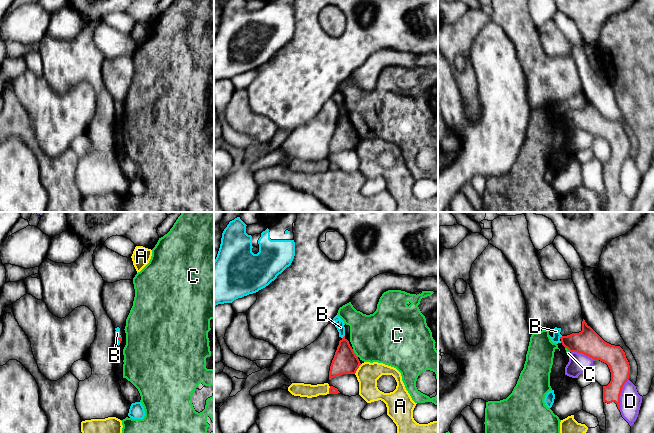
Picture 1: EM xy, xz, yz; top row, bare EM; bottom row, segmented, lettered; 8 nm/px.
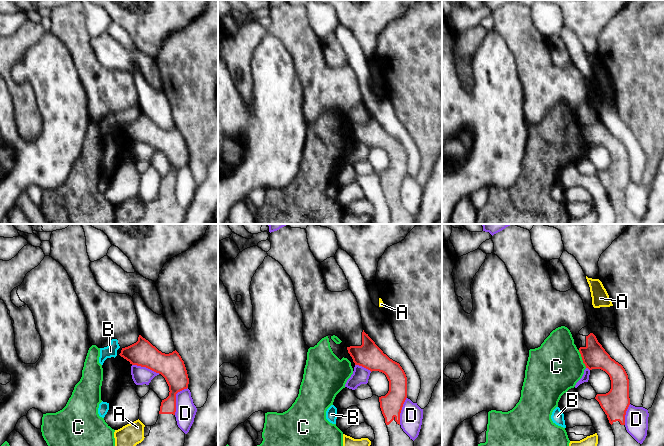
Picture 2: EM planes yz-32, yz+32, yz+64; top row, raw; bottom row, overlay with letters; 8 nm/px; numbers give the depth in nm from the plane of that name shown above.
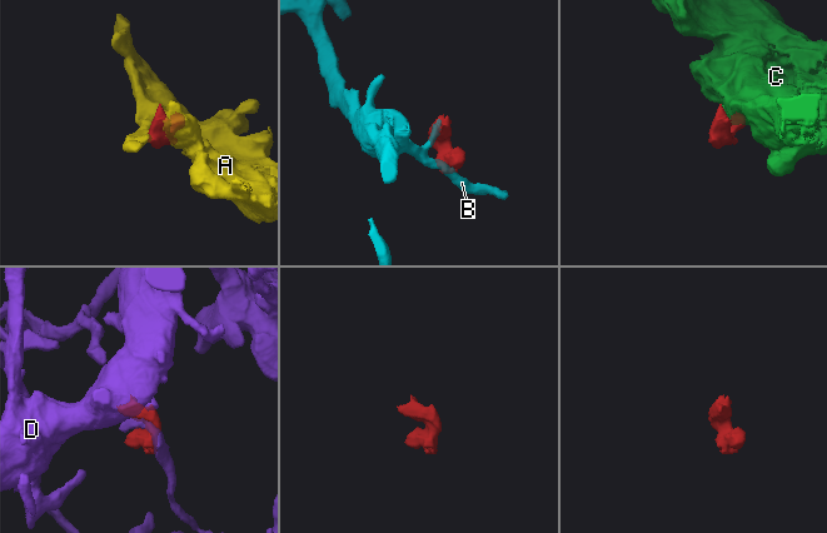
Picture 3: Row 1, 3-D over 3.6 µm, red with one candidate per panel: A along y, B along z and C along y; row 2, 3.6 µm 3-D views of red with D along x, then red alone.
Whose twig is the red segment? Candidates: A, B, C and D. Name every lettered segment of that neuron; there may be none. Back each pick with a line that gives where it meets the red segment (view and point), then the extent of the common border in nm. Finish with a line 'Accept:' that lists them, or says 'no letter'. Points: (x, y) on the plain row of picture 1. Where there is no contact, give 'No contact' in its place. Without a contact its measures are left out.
Accept: no letter

